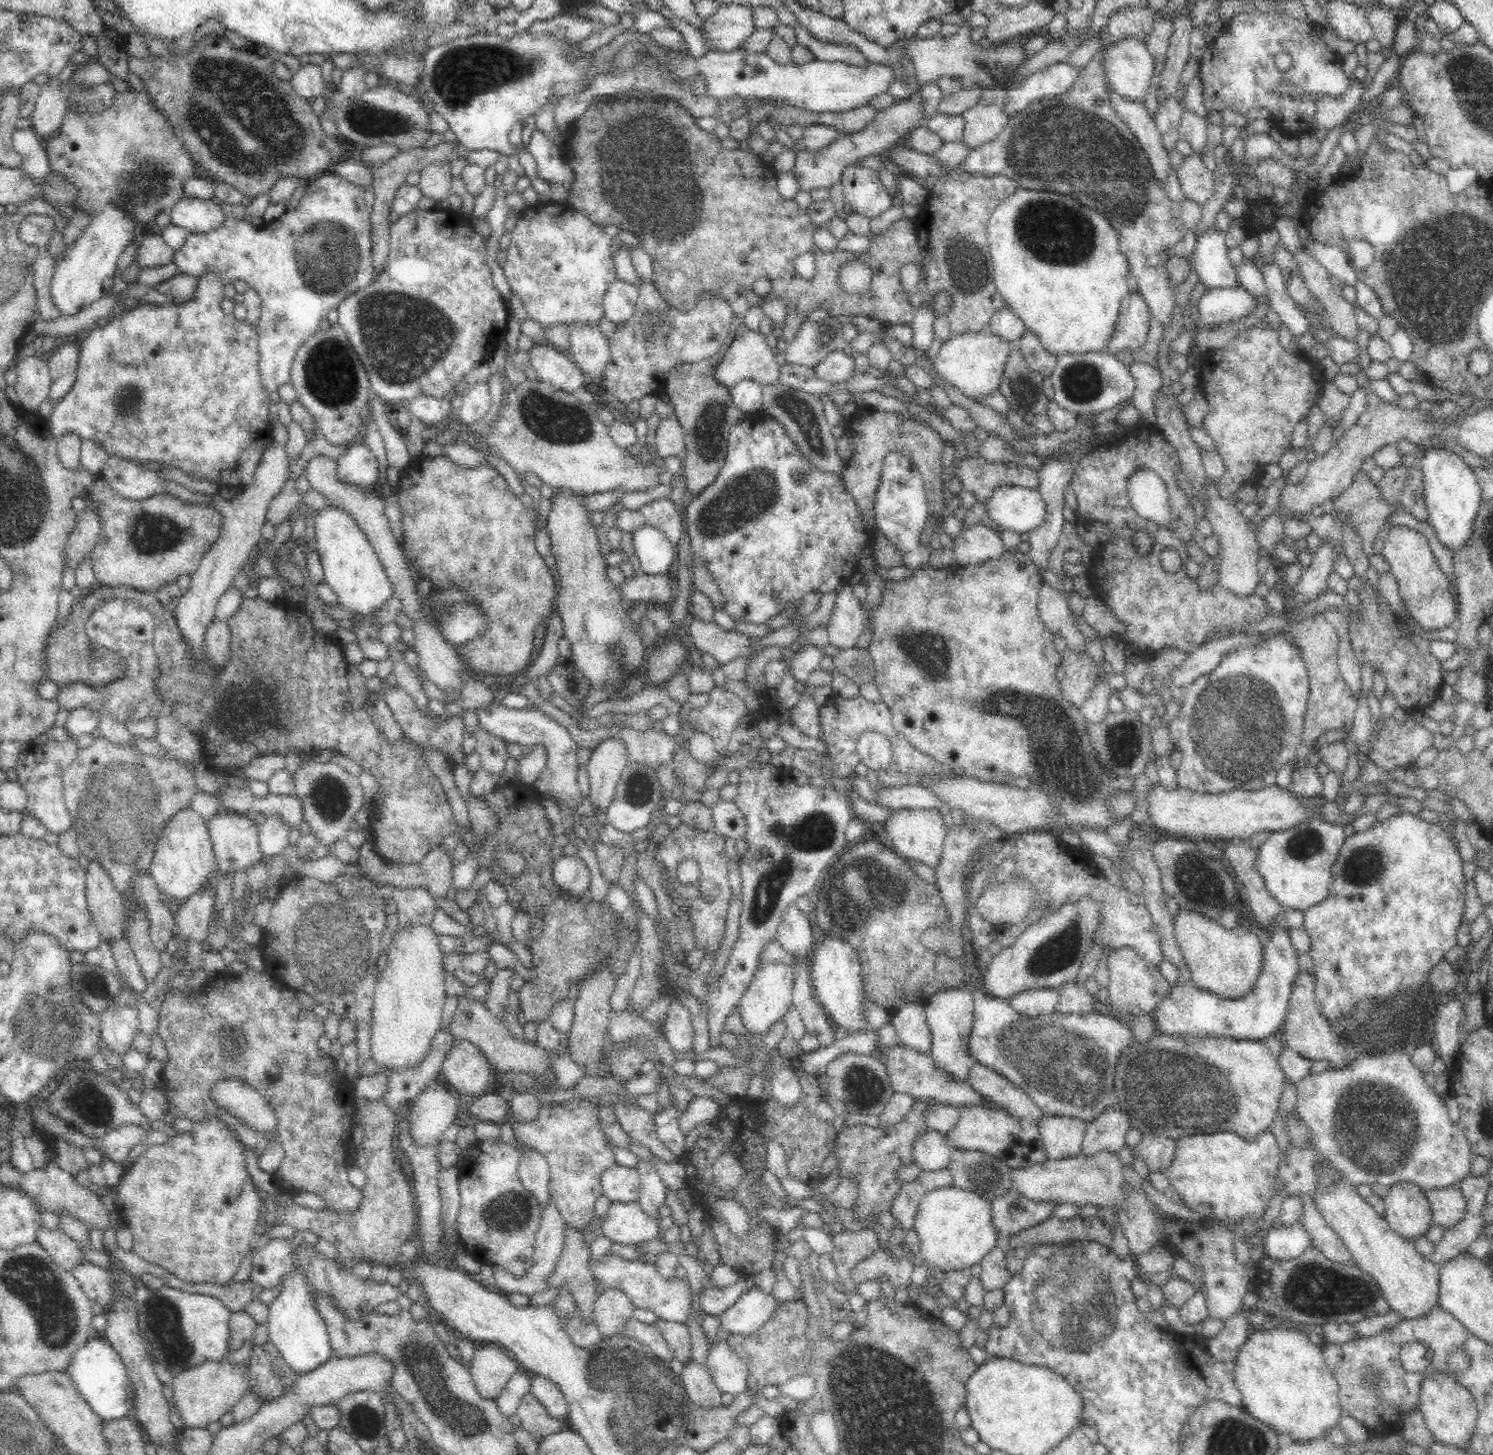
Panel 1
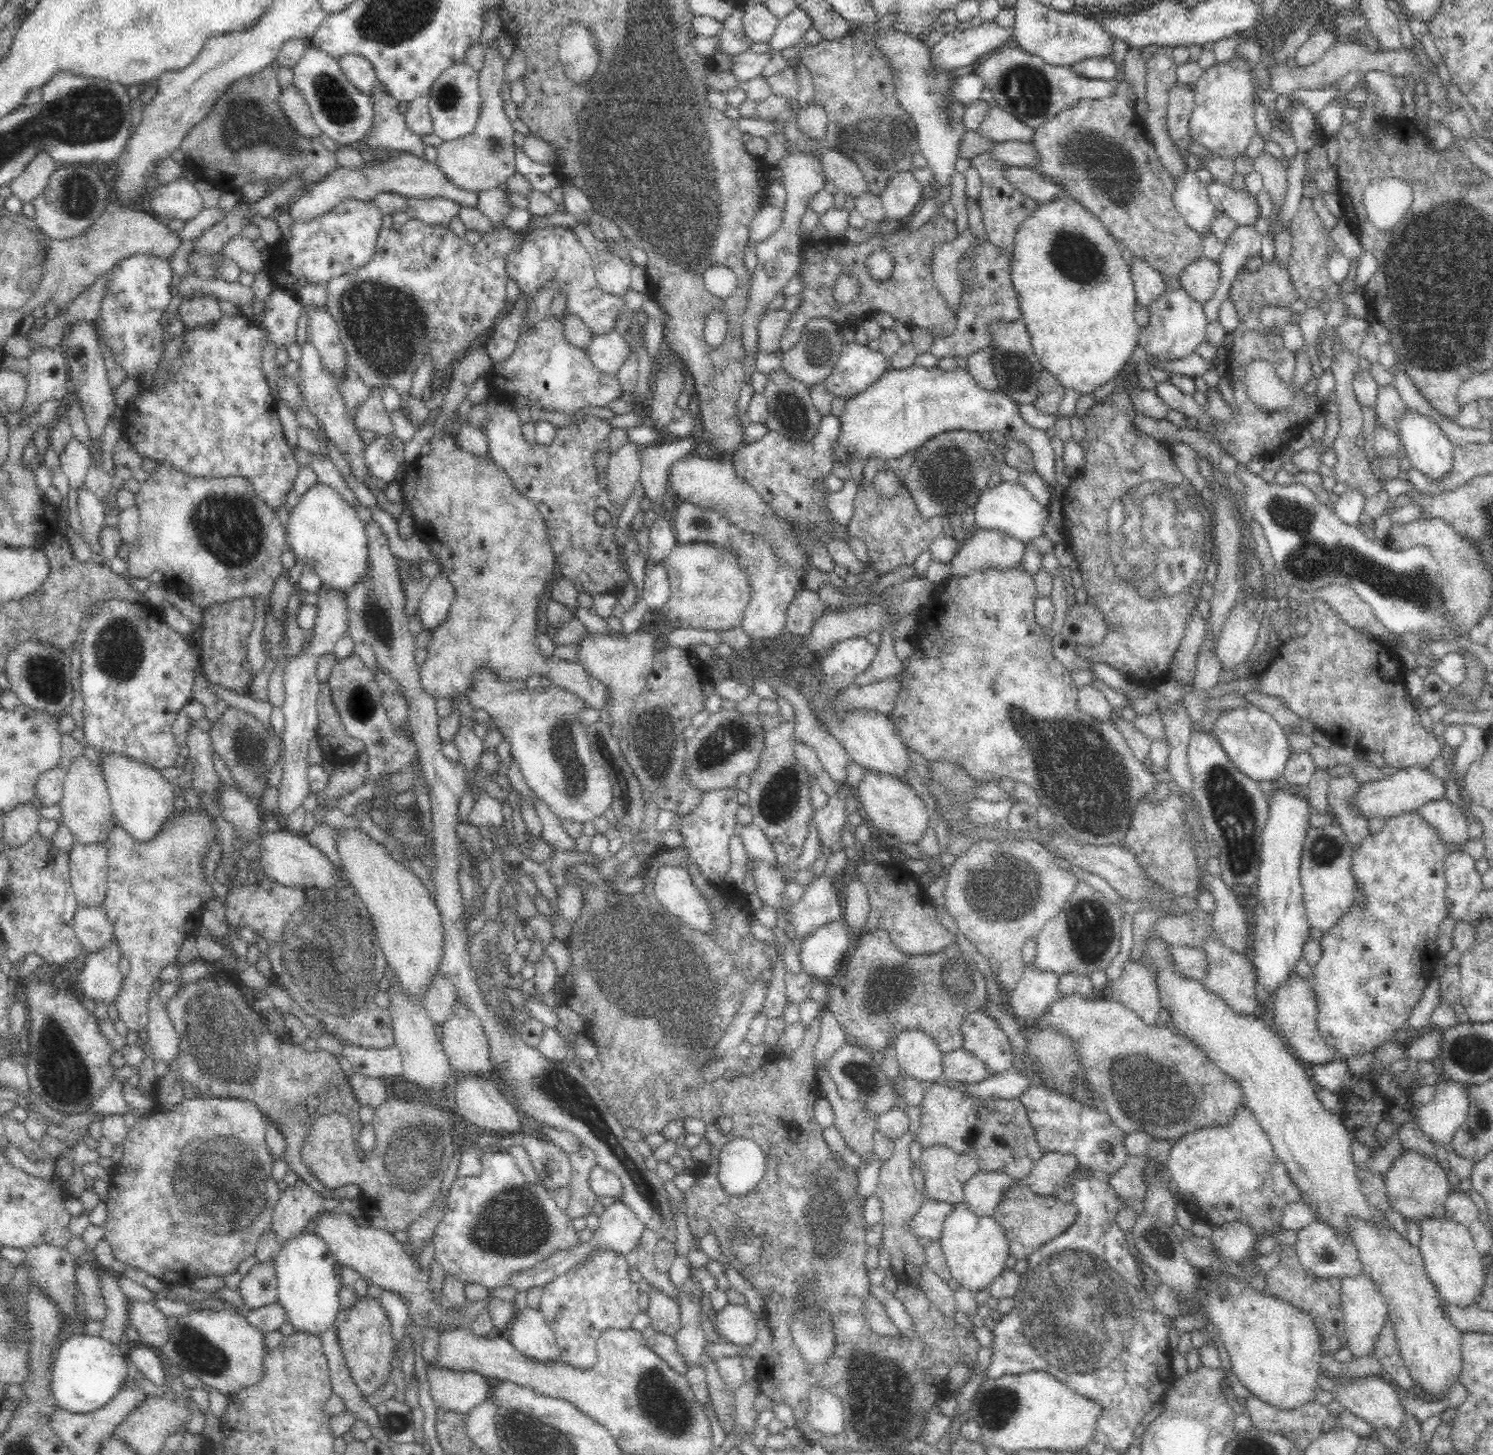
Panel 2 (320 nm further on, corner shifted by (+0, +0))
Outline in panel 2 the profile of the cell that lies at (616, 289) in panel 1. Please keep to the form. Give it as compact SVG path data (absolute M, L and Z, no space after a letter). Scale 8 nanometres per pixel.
M575 225L572 229L590 255L598 286L614 296L622 296L630 287L631 269L619 255L598 239L594 228Z

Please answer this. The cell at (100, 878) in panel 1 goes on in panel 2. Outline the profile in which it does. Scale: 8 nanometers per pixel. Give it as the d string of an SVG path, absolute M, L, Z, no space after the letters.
M74 840L67 854L70 884L78 904L102 907L107 888L105 844L82 844Z

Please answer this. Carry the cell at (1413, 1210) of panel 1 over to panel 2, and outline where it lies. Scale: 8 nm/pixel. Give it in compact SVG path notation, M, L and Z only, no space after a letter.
M1402 1148L1385 1173L1387 1199L1405 1218L1420 1220L1422 1216L1438 1216L1445 1212L1445 1200L1451 1192L1448 1175L1434 1156Z

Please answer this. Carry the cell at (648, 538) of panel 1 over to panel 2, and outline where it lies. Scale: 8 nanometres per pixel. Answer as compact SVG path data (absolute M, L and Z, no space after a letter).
M662 563L648 565L644 581L644 602L648 611L658 612L668 603L670 585L666 569Z

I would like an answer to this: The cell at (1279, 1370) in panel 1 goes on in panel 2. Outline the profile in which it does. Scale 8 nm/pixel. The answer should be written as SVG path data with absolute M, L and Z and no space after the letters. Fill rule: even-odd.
M1231 1275L1204 1281L1203 1290L1202 1305L1220 1333L1224 1348L1228 1351L1232 1363L1231 1373L1236 1374L1254 1396L1282 1410L1302 1407L1302 1404L1314 1401L1314 1389L1317 1386L1318 1374L1321 1372L1320 1361L1323 1354L1322 1339L1309 1314L1292 1305L1290 1301L1281 1300L1265 1291L1258 1292L1247 1282ZM1220 1285L1224 1285L1228 1290L1228 1298L1220 1298Z

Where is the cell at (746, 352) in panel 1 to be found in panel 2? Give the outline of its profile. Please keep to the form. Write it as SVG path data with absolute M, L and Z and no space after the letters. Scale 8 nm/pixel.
M782 308L770 309L760 322L760 351L774 353L780 351L779 345L784 332L790 328L793 314Z

